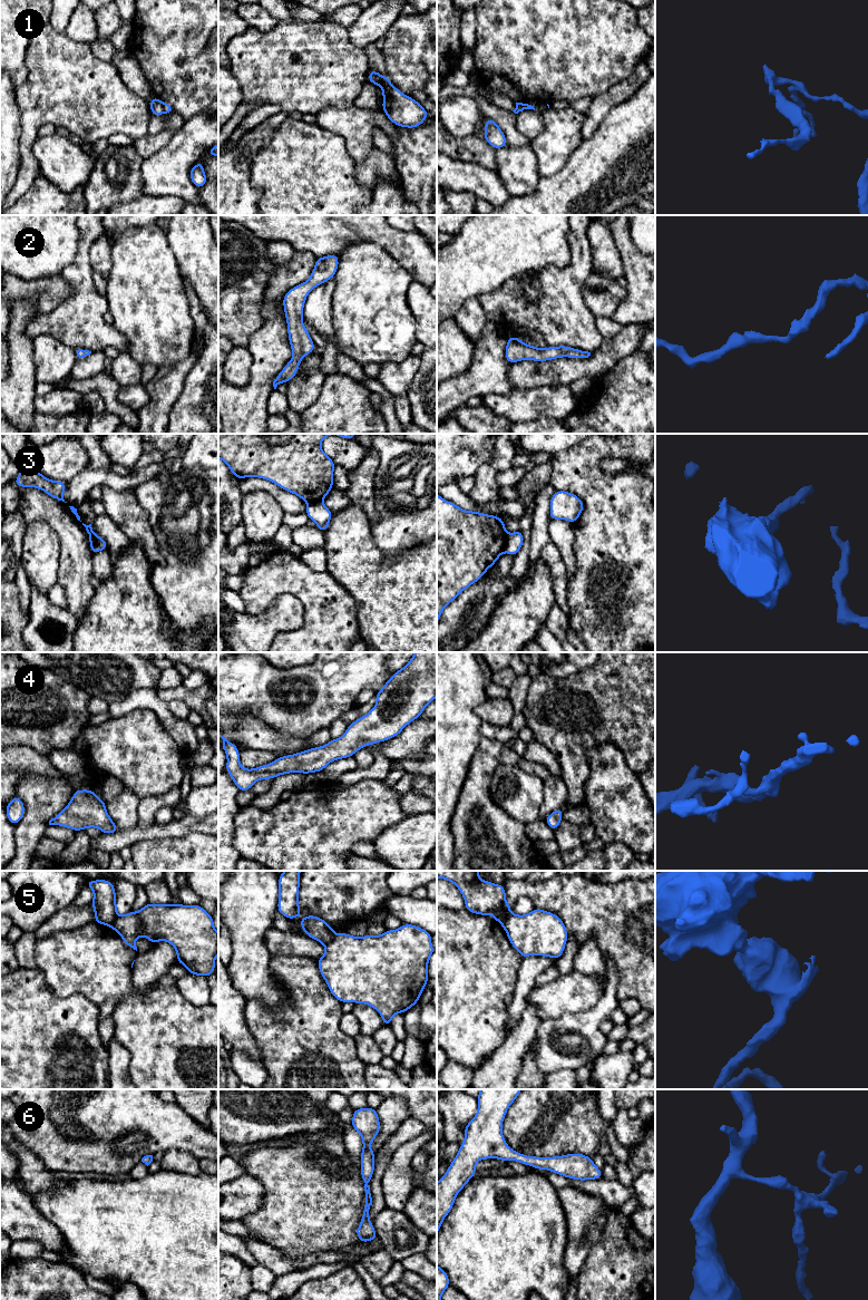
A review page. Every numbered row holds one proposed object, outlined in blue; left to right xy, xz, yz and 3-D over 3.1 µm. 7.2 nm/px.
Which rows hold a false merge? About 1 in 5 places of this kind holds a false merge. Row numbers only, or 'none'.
1, 3, 5

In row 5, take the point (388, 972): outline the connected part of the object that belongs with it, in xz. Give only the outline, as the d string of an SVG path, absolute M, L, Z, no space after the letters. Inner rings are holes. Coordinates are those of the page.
M404 923L397 930L387 930L381 935L365 934L355 938L347 932L335 934L333 940L324 945L324 954L316 960L319 971L332 996L340 1002L365 1003L381 1015L383 1026L390 1026L394 1015L404 1013L418 1003L428 984L428 963L435 952L431 938L432 934L425 929Z

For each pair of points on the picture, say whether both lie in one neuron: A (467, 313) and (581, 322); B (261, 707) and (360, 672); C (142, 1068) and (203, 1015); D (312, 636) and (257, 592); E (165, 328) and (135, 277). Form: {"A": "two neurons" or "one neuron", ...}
{"A": "two neurons", "B": "one neuron", "C": "one neuron", "D": "one neuron", "E": "one neuron"}

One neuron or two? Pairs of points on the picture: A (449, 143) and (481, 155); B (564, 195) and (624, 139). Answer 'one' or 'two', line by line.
A: one
B: one

